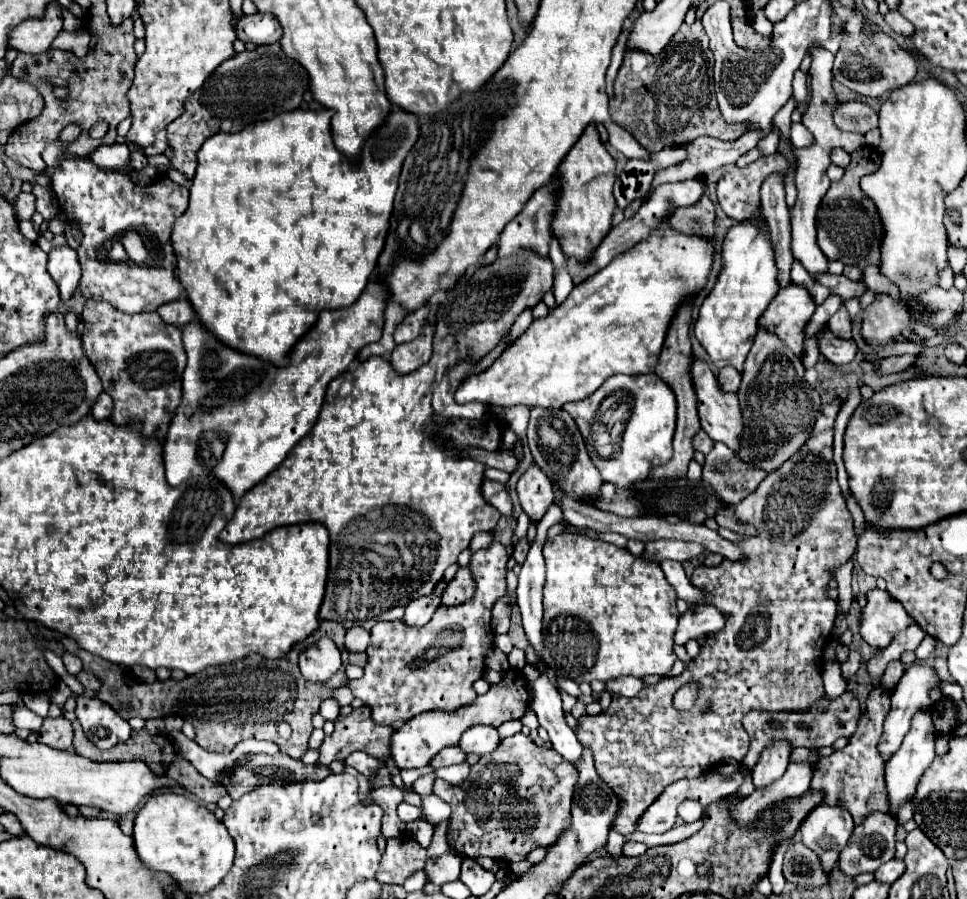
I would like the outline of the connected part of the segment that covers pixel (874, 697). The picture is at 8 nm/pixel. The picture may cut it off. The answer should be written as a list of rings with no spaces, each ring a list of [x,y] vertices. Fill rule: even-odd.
[[[900,660],[888,664],[888,668],[882,676],[884,684],[882,684],[882,688],[874,688],[872,694],[868,696],[868,700],[866,700],[868,710],[862,714],[862,718],[858,722],[858,730],[850,738],[848,746],[842,750],[836,750],[828,758],[822,758],[818,764],[818,770],[814,772],[814,778],[812,778],[810,788],[822,790],[826,794],[824,804],[846,808],[852,814],[856,824],[860,824],[866,818],[866,814],[888,812],[888,808],[890,808],[888,794],[886,794],[886,782],[884,782],[884,762],[882,762],[882,756],[878,756],[876,744],[878,744],[878,736],[882,736],[884,716],[890,708],[890,694],[886,690],[892,690],[902,674],[904,674],[904,664]]]

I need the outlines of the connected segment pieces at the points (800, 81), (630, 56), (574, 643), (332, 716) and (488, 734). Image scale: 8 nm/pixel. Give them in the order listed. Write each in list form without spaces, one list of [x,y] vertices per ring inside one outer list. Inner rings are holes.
[[[798,69],[794,74],[792,82],[792,97],[797,104],[807,101],[809,91],[807,86],[808,76],[802,70]]]
[[[700,16],[692,26],[682,24],[682,28],[674,36],[678,36],[678,40],[686,44],[686,48],[698,48],[698,60],[694,60],[694,50],[682,48],[666,48],[662,56],[648,56],[646,52],[626,52],[614,84],[616,94],[610,100],[612,120],[628,130],[634,140],[638,140],[638,144],[644,146],[648,152],[658,152],[666,146],[690,144],[698,136],[714,136],[726,142],[738,140],[746,132],[748,124],[726,124],[726,120],[720,116],[718,104],[712,102],[712,96],[716,94],[714,82],[708,80],[708,76],[712,76],[714,56],[708,48],[708,36],[702,28]]]
[[[558,534],[554,538],[548,538],[544,542],[544,560],[546,560],[546,582],[544,582],[544,624],[546,624],[546,664],[558,674],[558,676],[566,676],[574,682],[592,682],[592,680],[600,680],[600,682],[608,682],[612,678],[618,676],[648,676],[648,674],[658,674],[664,676],[668,674],[668,670],[672,668],[676,654],[674,654],[674,632],[678,626],[678,610],[676,610],[676,592],[674,588],[668,584],[662,568],[652,562],[652,560],[644,560],[640,556],[630,554],[626,548],[618,548],[614,544],[602,542],[600,538],[590,538],[588,534]]]
[[[334,698],[324,700],[322,706],[320,706],[320,714],[322,714],[326,720],[336,722],[336,718],[338,718],[338,714],[340,714],[340,706],[338,706],[338,702],[336,702]]]
[[[474,726],[474,728],[468,728],[464,734],[462,734],[462,740],[460,740],[460,748],[470,754],[488,754],[492,750],[496,750],[500,744],[500,736],[498,736],[498,730],[494,726]]]

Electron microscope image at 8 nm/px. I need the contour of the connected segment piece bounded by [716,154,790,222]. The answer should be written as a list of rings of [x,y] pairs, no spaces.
[[[772,154],[772,156],[762,156],[762,158],[754,160],[746,168],[732,168],[732,170],[728,170],[718,180],[718,186],[716,186],[720,208],[726,212],[726,216],[730,216],[736,222],[748,222],[752,218],[758,220],[758,216],[762,216],[760,214],[760,186],[762,186],[762,182],[770,174],[780,174],[782,178],[786,178],[788,168],[790,168],[790,160],[786,156]]]

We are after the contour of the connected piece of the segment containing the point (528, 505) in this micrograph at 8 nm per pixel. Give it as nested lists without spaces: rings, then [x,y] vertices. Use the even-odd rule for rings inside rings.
[[[532,464],[526,470],[526,474],[520,476],[516,492],[520,498],[522,510],[528,514],[530,522],[534,522],[534,524],[538,524],[542,520],[548,506],[554,502],[552,484],[536,464]]]

